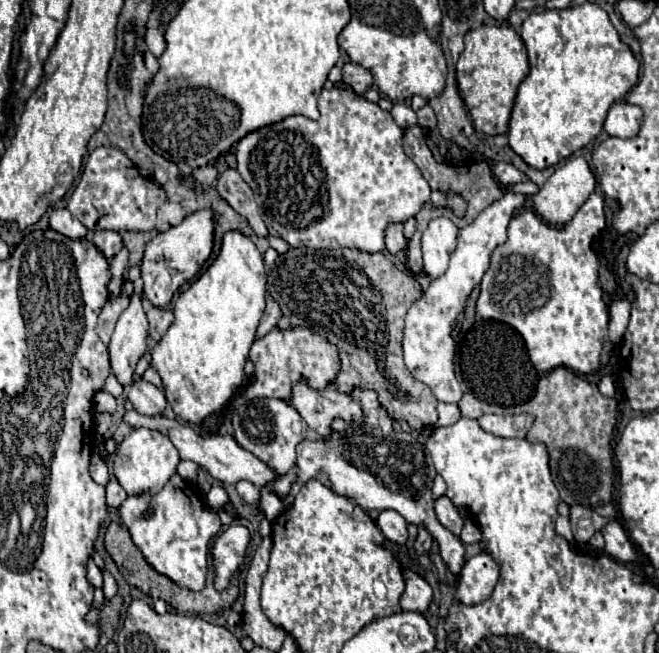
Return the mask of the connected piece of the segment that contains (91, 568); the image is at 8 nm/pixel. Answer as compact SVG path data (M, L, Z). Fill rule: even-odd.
M94 559L88 561L88 583L90 583L92 587L102 587L102 573L100 573L100 569L96 567Z

